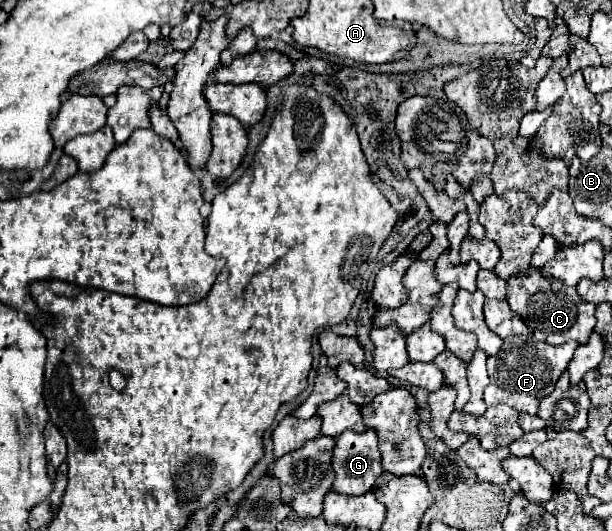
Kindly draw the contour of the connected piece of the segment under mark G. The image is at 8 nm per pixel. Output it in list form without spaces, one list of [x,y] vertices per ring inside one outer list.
[[[368,429],[364,433],[354,433],[354,431],[344,431],[340,437],[336,437],[336,449],[332,457],[332,465],[336,471],[336,481],[334,481],[334,491],[346,493],[346,495],[364,495],[366,491],[372,489],[376,479],[380,477],[382,461],[380,461],[380,451],[378,451],[378,435],[376,431]]]

